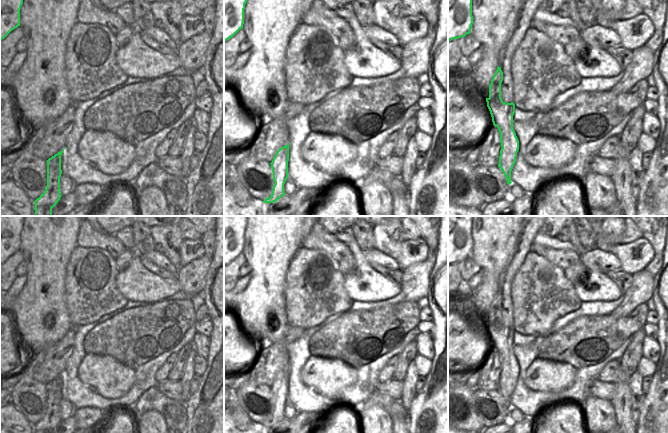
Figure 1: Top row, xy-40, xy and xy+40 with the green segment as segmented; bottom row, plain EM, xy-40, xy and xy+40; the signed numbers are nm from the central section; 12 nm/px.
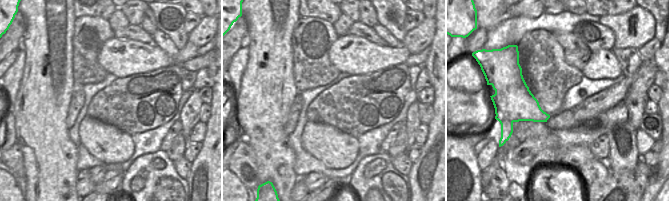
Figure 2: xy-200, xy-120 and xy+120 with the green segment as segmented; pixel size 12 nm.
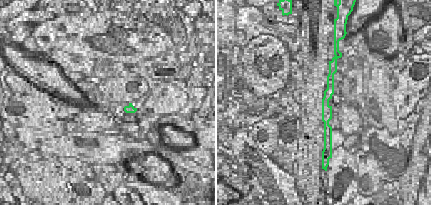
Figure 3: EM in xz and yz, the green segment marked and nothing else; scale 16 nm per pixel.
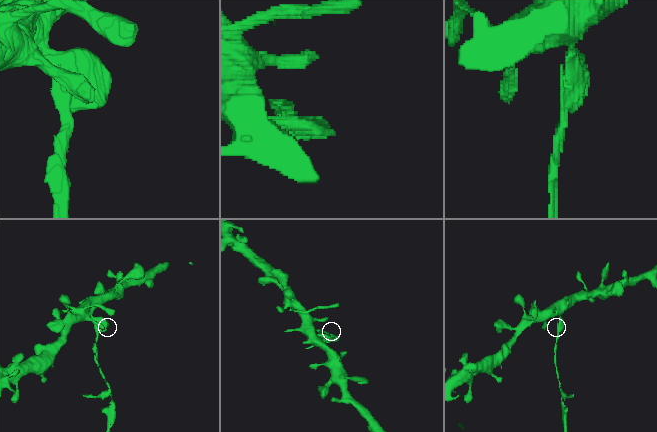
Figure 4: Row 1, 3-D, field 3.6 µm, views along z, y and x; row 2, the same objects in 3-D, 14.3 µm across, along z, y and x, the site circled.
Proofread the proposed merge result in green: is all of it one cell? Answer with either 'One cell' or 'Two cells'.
Two cells.

